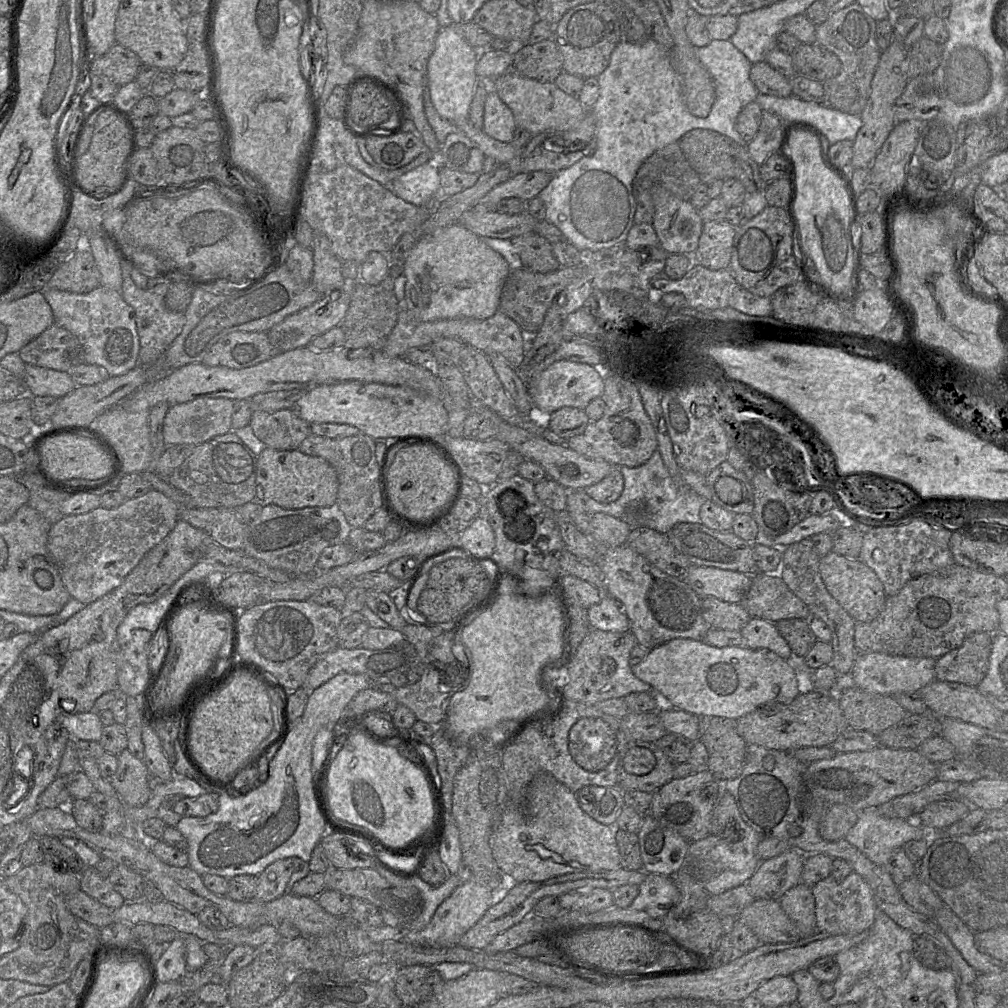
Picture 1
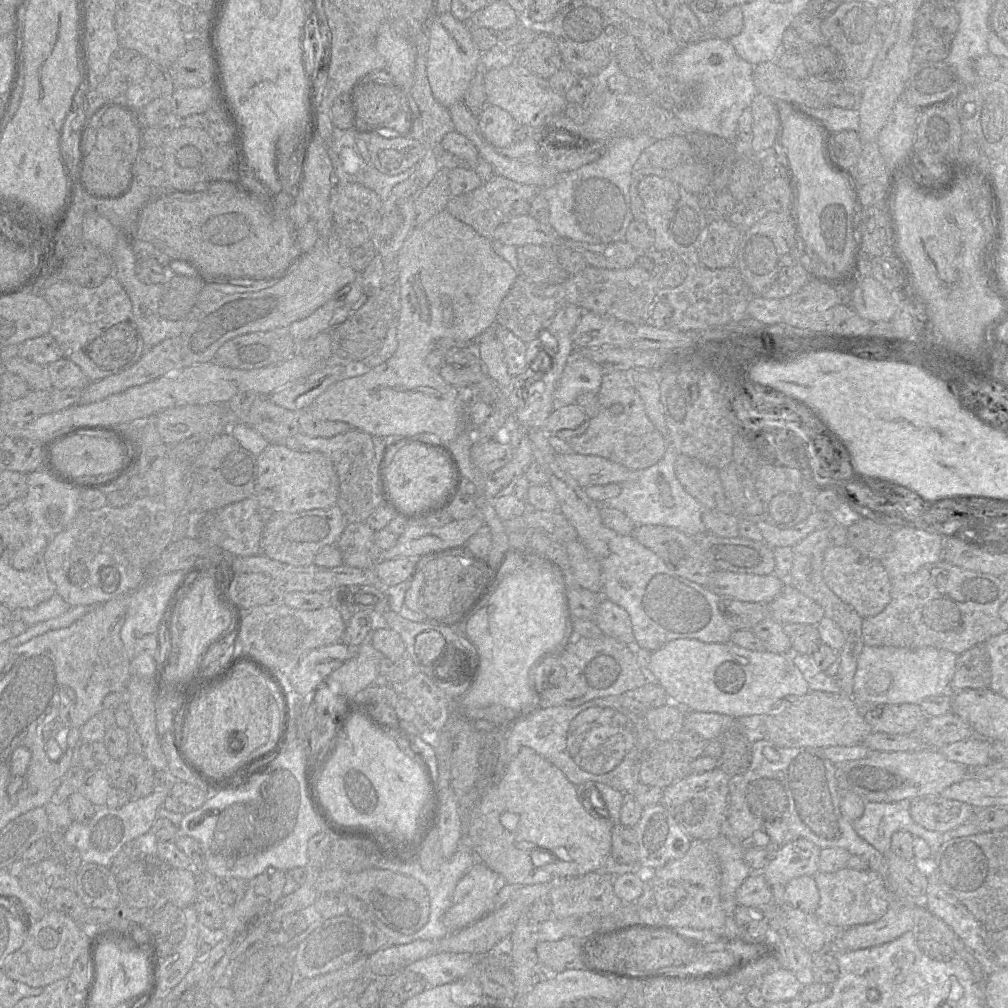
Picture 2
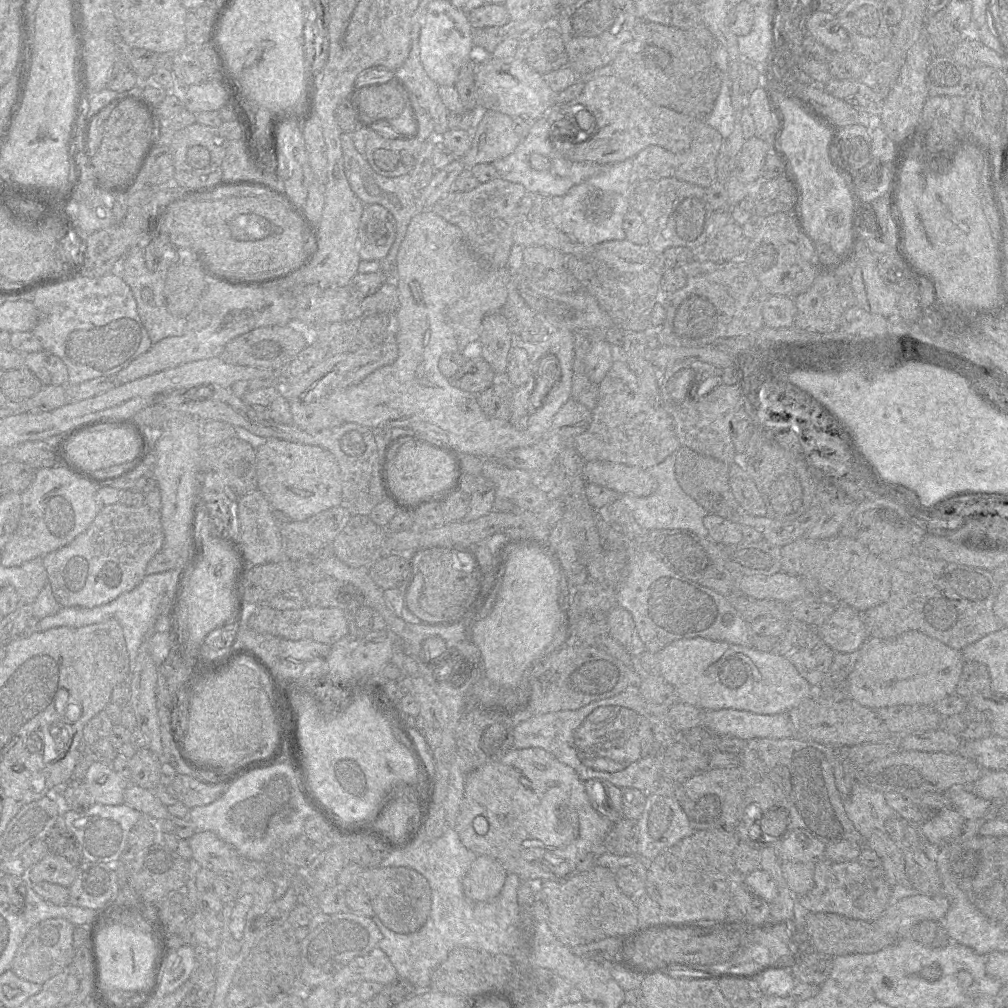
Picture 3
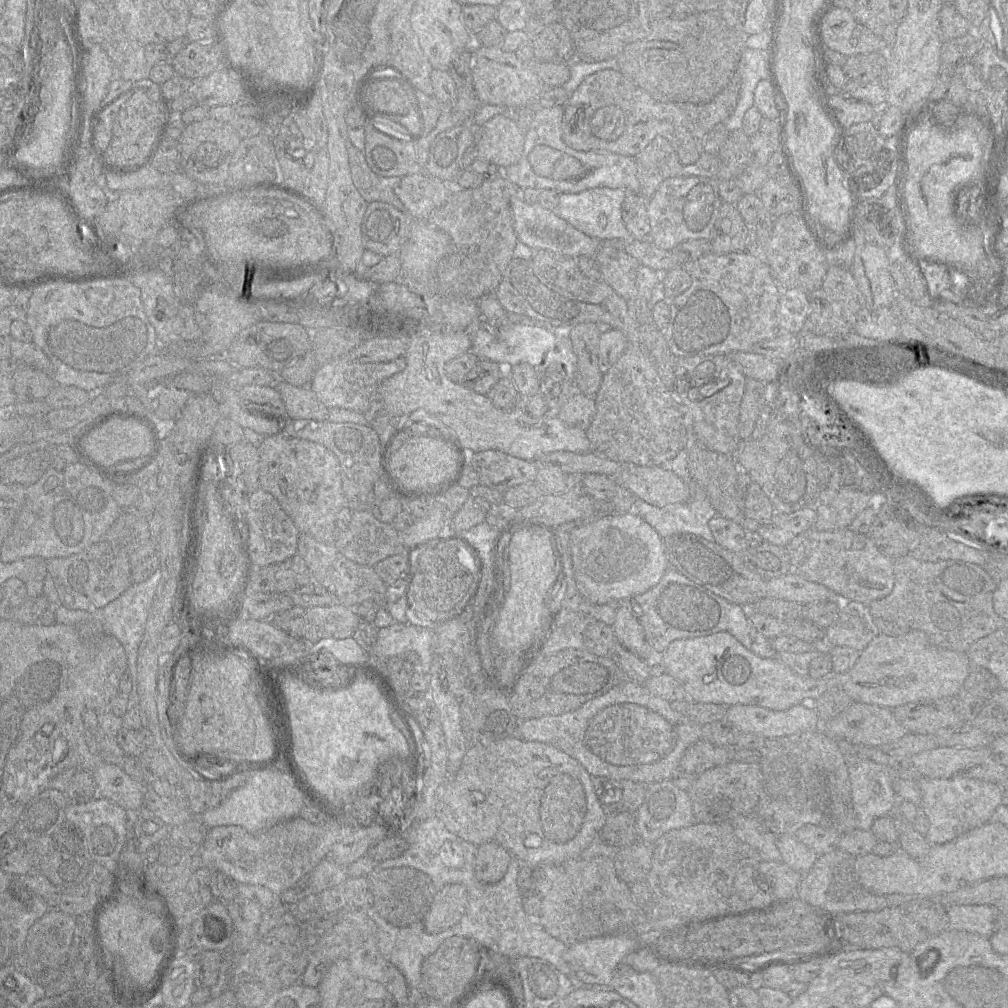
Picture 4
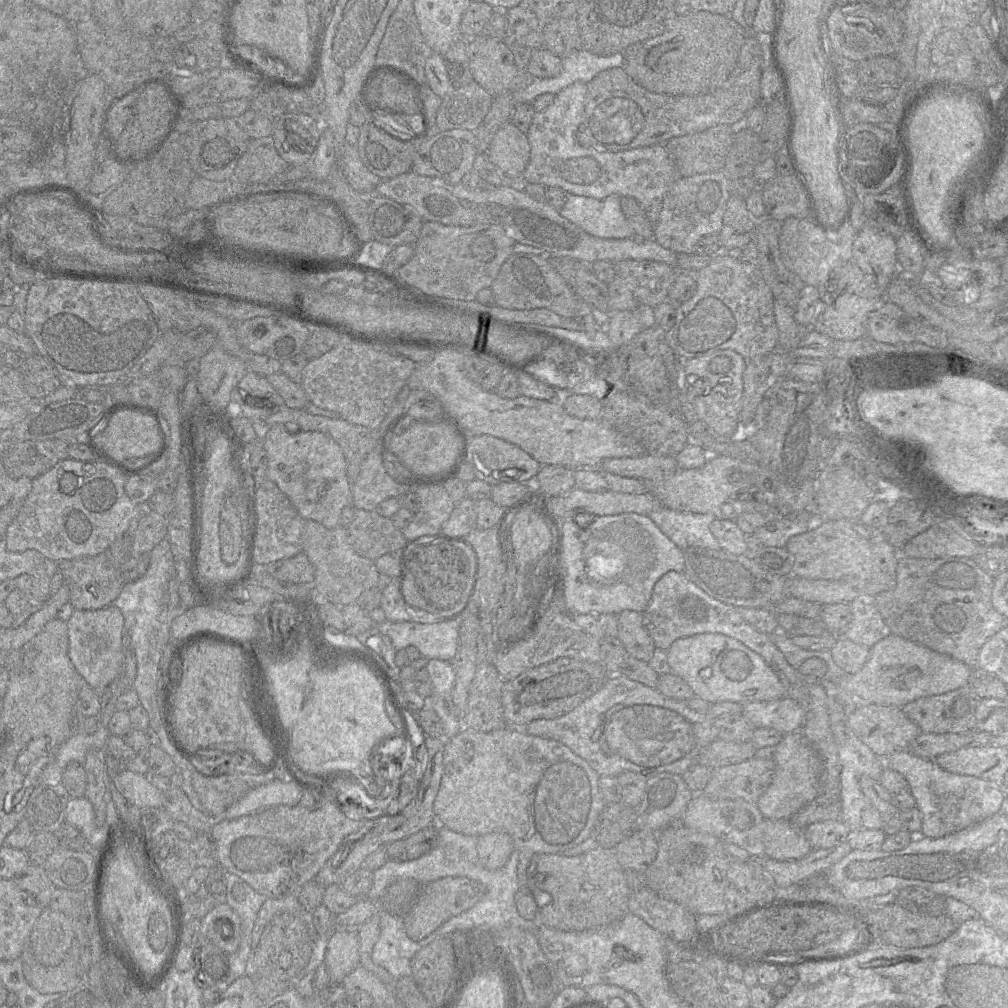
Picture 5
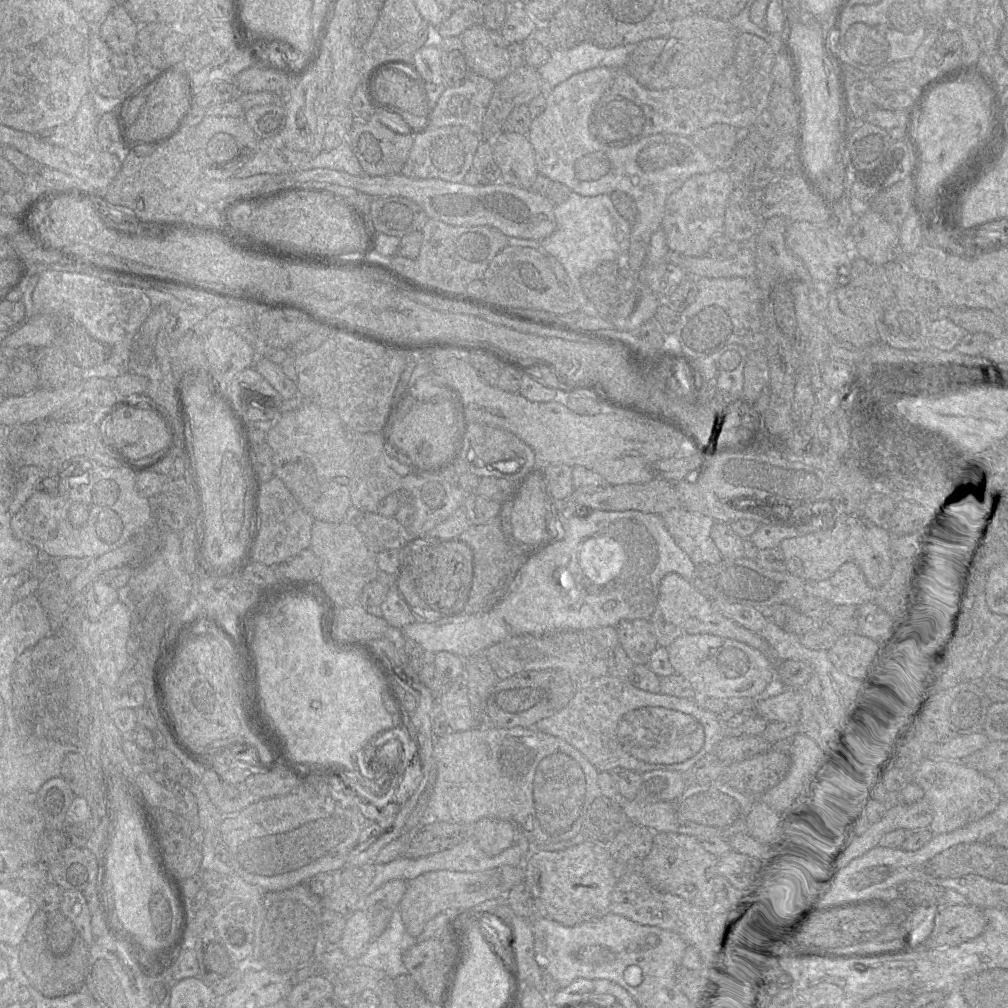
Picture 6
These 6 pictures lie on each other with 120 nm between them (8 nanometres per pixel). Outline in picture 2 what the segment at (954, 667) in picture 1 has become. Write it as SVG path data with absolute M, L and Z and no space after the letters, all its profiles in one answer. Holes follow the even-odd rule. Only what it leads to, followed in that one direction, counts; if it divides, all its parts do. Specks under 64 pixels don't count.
M984 644L976 645L957 656L949 692L989 688L990 683L990 656Z

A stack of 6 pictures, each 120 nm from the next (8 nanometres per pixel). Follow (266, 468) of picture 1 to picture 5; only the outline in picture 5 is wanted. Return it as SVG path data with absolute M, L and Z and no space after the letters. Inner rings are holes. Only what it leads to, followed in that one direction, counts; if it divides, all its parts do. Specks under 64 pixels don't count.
M273 424L263 439L263 446L267 454L267 479L279 487L299 514L305 520L314 520L329 529L340 526L343 508L353 505L352 484L347 477L346 458L340 445L323 432L291 433L284 424Z

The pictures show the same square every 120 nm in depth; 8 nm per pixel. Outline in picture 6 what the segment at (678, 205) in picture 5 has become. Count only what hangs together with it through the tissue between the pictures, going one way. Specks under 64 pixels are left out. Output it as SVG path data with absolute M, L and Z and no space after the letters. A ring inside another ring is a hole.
M715 170L691 176L670 194L665 203L660 227L665 234L669 250L691 257L707 255L710 240L718 234L724 234L726 205L735 188L736 179L730 172Z

